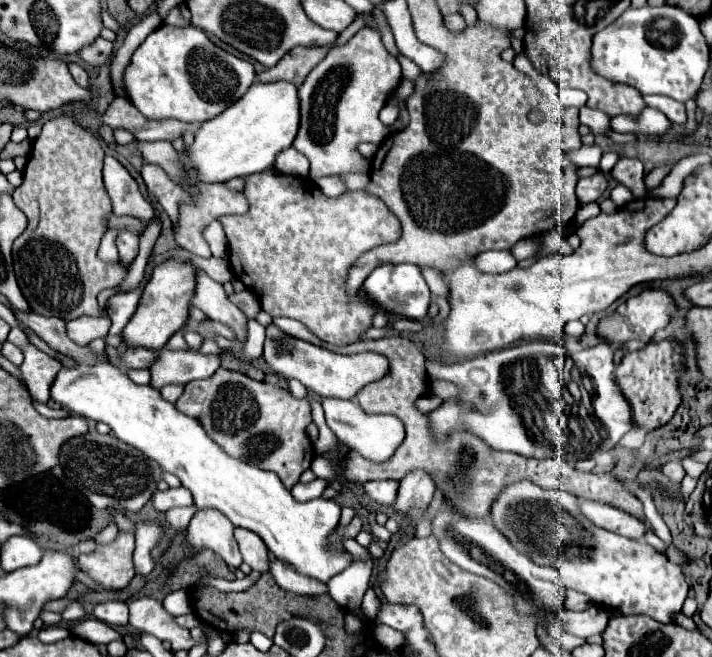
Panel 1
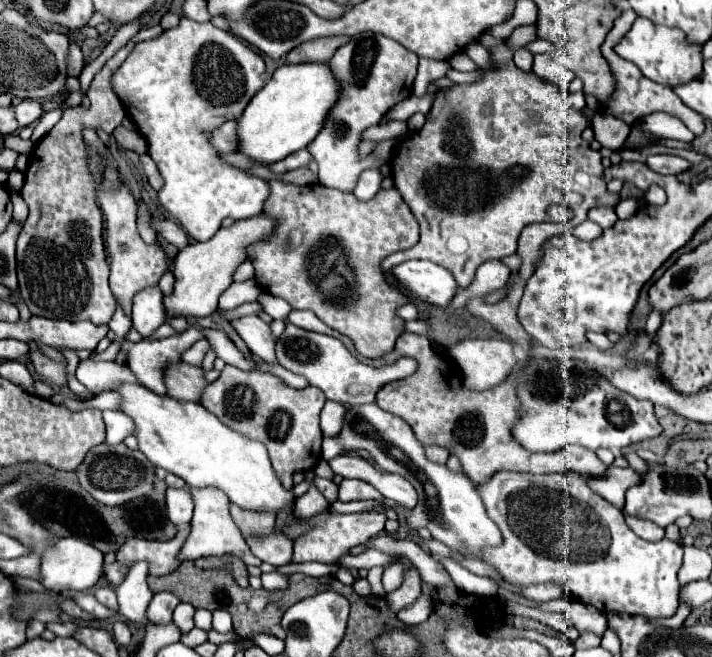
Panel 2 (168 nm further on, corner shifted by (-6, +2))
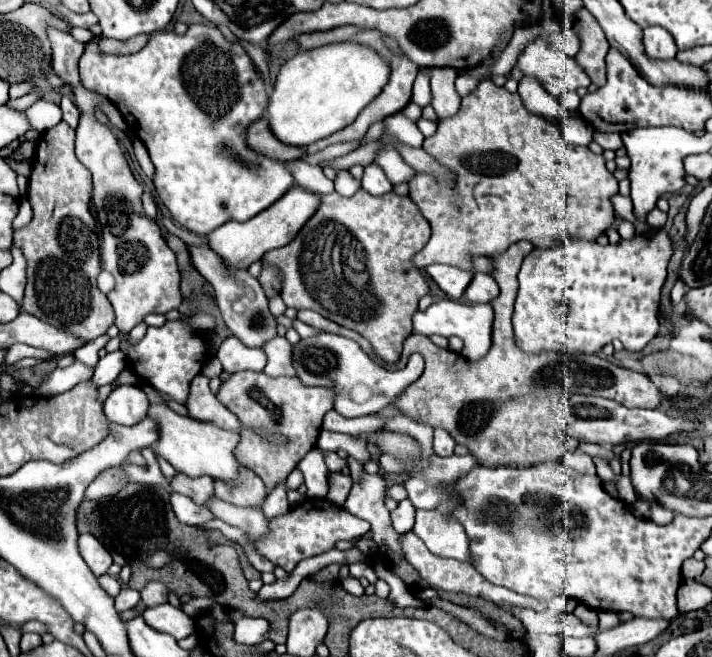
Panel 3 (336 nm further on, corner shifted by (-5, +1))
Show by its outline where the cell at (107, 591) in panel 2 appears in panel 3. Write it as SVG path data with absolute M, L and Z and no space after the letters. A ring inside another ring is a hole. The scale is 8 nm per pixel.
M107 573L99 577L99 585L101 585L101 587L103 587L111 597L115 597L115 595L119 593L119 589L121 589L121 583L119 583L115 577L107 575Z

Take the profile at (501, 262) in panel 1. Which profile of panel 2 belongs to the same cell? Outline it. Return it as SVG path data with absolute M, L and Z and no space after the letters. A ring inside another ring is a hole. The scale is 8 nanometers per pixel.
M496 258L486 260L484 264L478 266L474 282L472 282L466 290L456 292L456 296L452 298L450 306L452 306L454 310L456 310L456 308L462 308L468 298L472 298L472 296L484 296L484 294L488 294L488 292L494 292L494 290L502 288L502 286L506 284L508 276L510 276L510 268L508 268L504 262L500 262L500 260L496 260Z

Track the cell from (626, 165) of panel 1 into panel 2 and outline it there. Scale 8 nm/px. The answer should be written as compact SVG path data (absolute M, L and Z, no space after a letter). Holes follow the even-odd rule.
M658 154L648 158L648 168L658 174L680 174L690 168L690 162L676 154Z

